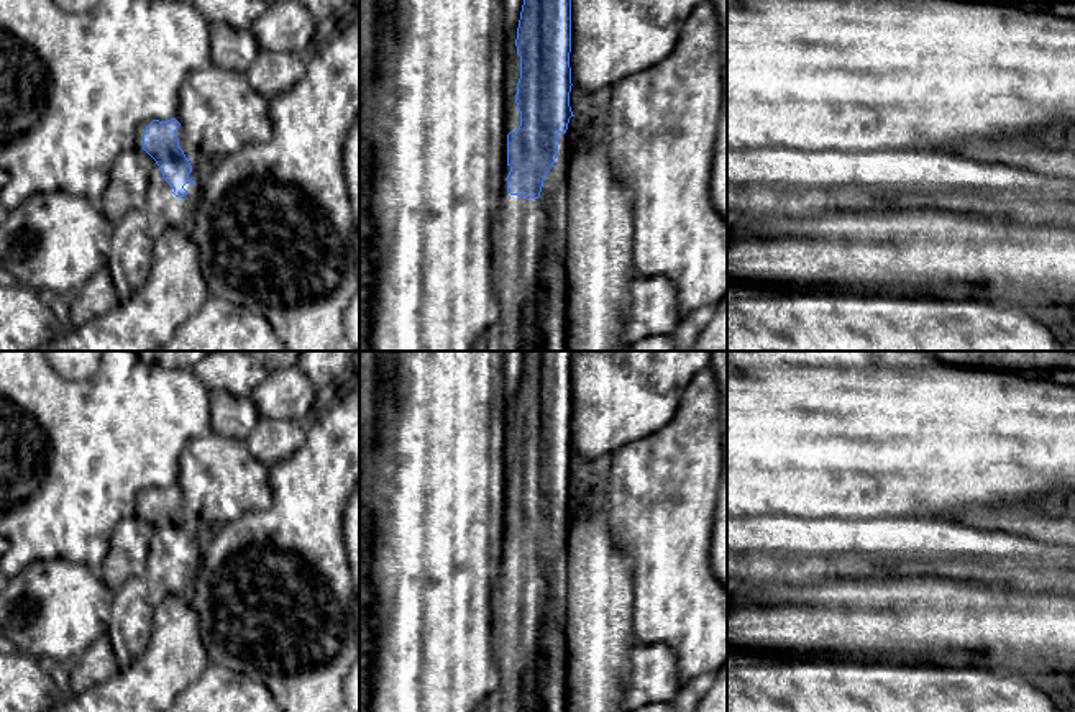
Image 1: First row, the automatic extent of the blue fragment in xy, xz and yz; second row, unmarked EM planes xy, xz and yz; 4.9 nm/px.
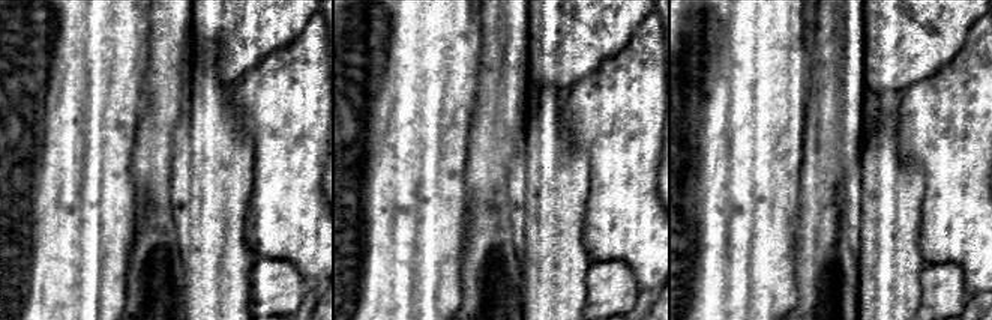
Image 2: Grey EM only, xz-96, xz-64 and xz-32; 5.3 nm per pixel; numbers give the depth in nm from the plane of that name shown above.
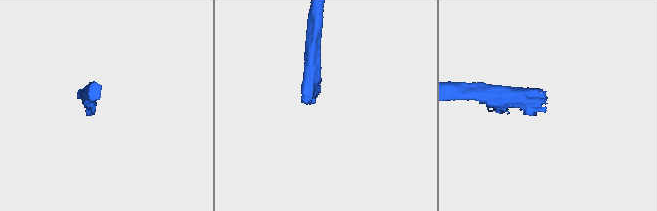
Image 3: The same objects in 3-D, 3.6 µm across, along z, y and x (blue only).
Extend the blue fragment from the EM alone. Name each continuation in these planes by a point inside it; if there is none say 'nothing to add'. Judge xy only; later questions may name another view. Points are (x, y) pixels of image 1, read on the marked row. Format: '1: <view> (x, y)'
nothing to add

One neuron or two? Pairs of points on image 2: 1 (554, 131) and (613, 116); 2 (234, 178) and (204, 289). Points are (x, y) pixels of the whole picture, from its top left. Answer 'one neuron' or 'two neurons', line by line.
1: two neurons
2: one neuron

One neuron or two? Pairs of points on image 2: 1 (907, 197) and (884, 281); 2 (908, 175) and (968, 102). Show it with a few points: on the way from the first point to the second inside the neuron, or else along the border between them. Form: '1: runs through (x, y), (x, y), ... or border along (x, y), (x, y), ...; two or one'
1: runs through (890, 218), (889, 260); one
2: border along (898, 132), (899, 155), (920, 167), (923, 197); two

